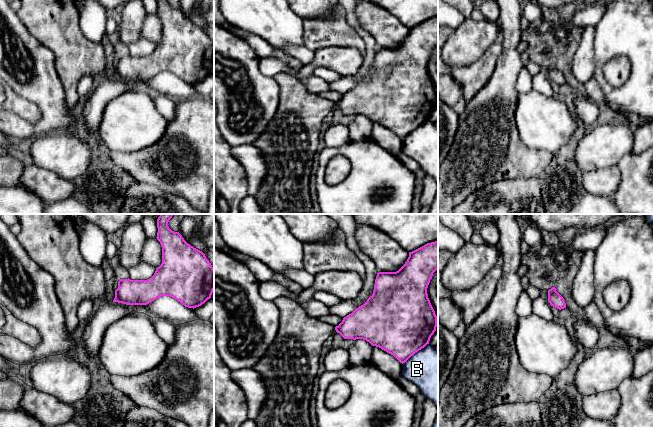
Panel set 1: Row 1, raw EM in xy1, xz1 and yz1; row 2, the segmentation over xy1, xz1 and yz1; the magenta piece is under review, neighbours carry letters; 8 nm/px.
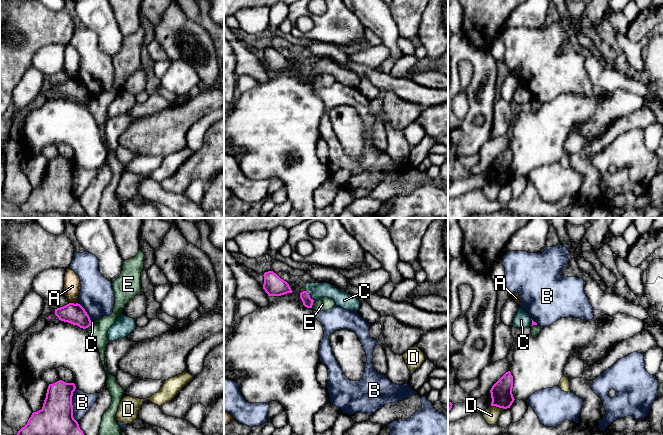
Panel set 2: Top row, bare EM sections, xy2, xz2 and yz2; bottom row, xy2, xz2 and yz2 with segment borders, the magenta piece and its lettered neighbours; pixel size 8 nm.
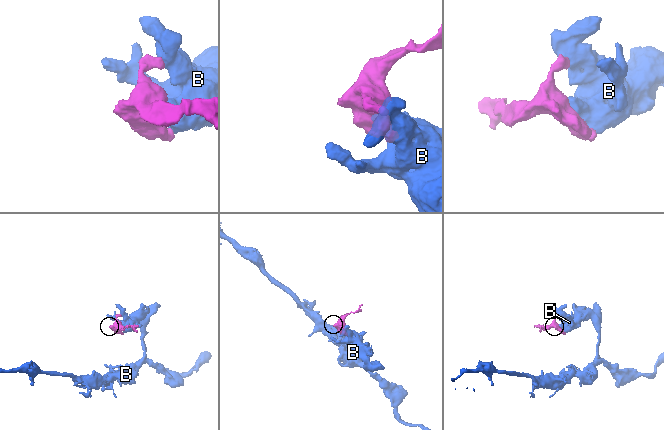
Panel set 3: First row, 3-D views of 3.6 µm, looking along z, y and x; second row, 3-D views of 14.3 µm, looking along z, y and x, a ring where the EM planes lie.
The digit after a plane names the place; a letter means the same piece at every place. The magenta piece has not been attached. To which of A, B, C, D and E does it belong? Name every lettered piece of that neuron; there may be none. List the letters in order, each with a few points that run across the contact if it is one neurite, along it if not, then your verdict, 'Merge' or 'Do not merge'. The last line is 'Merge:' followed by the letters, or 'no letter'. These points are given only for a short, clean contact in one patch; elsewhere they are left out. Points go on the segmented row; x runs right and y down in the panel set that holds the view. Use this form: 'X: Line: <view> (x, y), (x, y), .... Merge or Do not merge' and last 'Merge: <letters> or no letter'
A: Line: xy2 (70, 302), (77, 303). Do not merge
B: Do not merge
C: Line: xz2 (306, 290), (309, 295). Do not merge
D: Line: yz2 (491, 405), (503, 409). Do not merge
E: Line: xz2 (314, 301), (311, 307). Do not merge
Merge: no letter

